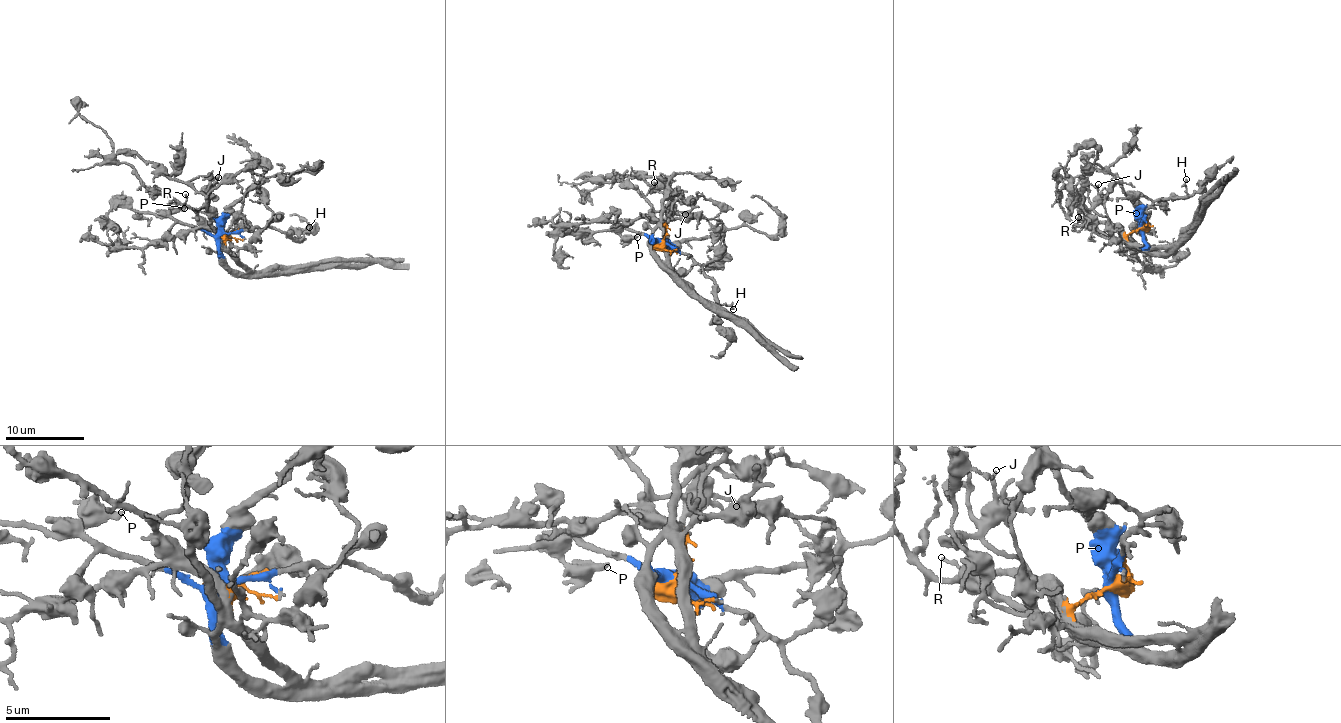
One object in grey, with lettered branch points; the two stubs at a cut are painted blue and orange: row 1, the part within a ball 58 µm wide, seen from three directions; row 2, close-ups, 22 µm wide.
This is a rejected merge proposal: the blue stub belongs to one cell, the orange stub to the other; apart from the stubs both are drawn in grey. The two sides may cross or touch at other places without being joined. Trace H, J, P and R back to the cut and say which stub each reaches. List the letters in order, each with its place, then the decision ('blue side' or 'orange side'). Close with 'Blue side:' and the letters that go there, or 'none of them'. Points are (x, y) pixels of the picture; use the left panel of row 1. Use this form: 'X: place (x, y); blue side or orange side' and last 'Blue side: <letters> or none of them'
H: place (309, 227); blue side
J: place (218, 177); orange side
P: place (184, 208); blue side
R: place (185, 194); orange side
Blue side: H, P

